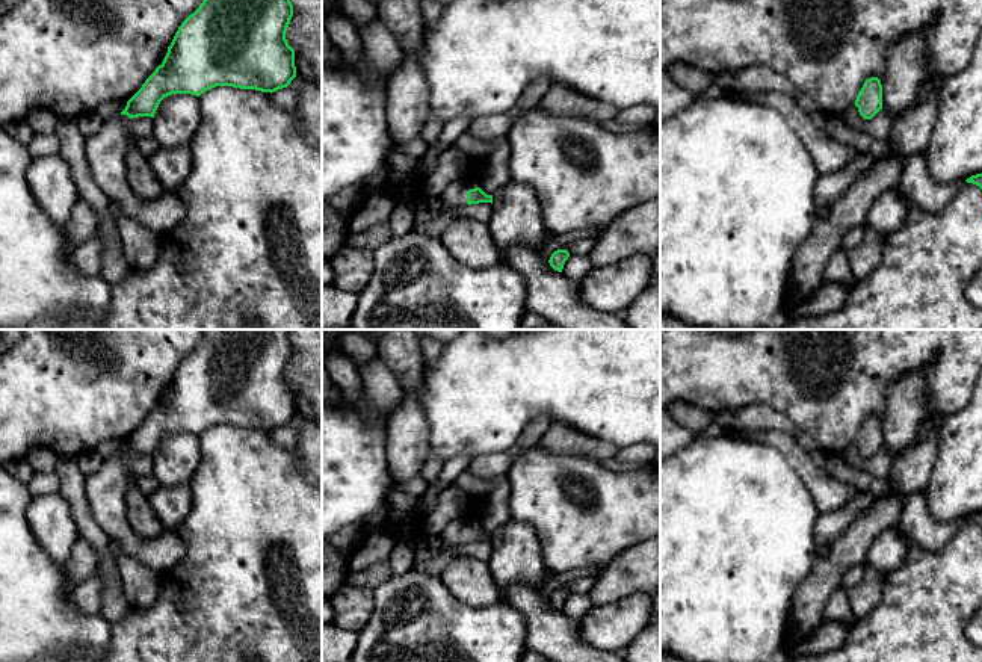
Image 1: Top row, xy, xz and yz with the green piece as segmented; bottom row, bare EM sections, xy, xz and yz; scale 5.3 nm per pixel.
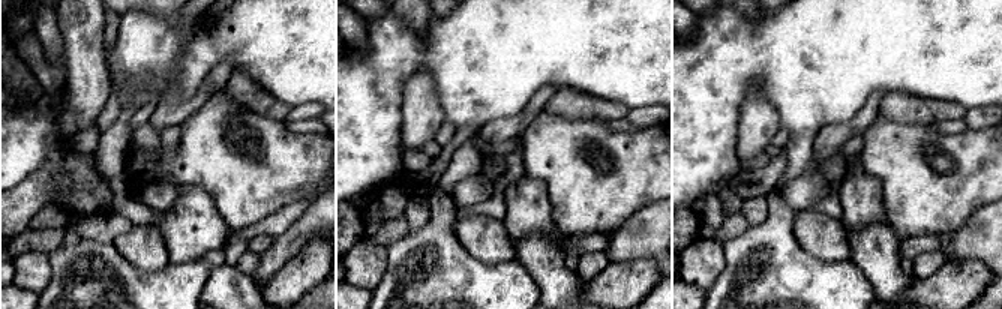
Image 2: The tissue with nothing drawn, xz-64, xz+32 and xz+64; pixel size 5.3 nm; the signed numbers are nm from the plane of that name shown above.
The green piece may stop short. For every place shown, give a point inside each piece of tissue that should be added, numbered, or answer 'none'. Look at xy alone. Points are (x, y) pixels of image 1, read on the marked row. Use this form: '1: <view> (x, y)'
1: xy (106, 150)

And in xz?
1: xz (455, 194)

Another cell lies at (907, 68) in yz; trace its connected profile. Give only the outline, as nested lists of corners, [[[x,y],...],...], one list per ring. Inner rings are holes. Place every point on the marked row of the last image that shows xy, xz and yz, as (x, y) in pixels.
[[[909,33],[887,51],[882,85],[882,107],[893,118],[908,110],[922,94],[925,83],[938,83],[941,76],[929,65],[928,41],[920,33]]]

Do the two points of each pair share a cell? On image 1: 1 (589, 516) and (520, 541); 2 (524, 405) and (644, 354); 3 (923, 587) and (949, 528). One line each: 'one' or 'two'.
1: two
2: one
3: two

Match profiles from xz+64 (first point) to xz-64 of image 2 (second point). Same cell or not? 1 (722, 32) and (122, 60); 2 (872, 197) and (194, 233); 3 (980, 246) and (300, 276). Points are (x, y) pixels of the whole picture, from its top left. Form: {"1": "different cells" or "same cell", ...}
{"1": "same cell", "2": "same cell", "3": "different cells"}

